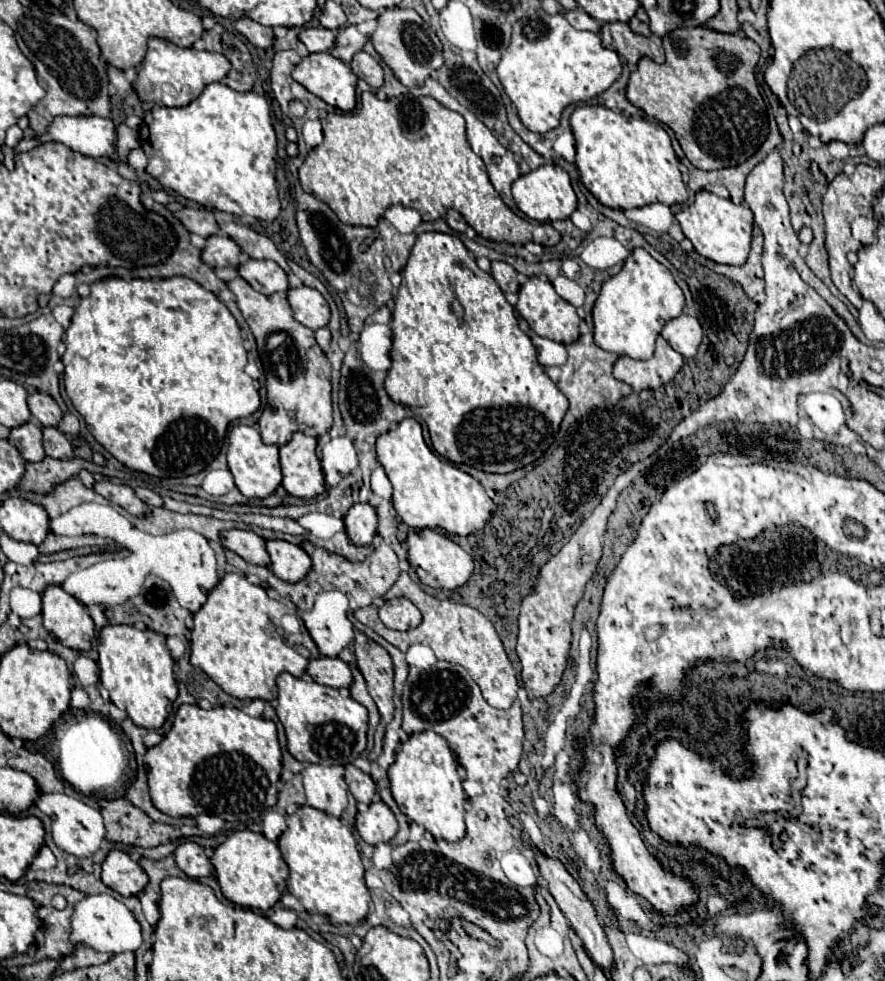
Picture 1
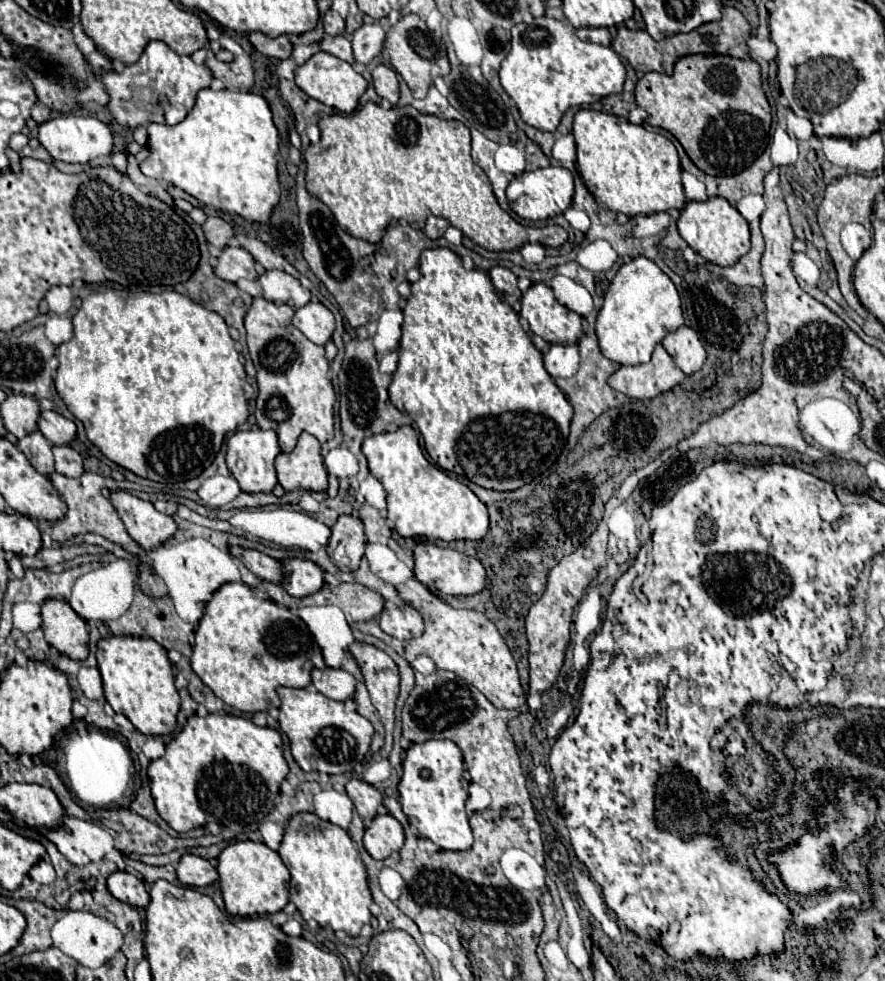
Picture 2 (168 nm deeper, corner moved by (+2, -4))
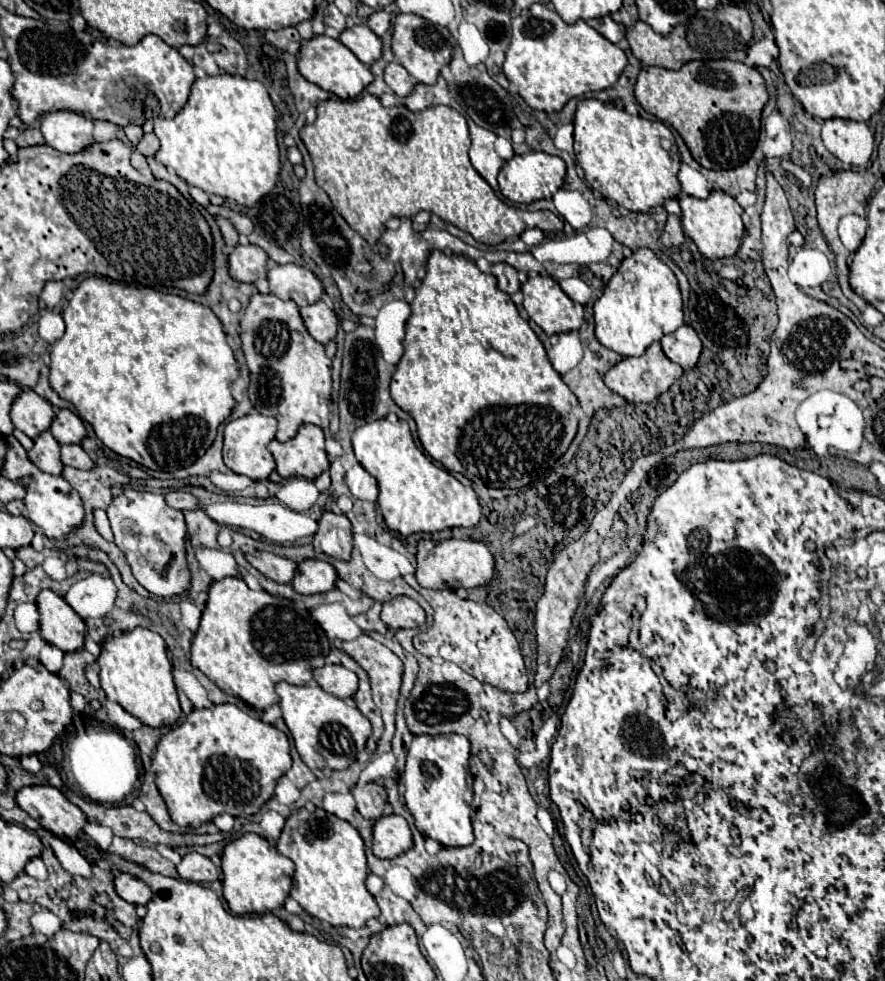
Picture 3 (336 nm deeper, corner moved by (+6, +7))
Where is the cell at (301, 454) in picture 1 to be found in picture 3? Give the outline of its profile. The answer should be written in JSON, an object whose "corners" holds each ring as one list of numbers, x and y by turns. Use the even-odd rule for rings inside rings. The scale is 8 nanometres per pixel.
{"corners":[[304,424,298,434,288,442,272,440,268,444,276,460,276,472,282,478,300,476,316,480,328,466,328,456,324,450,324,432,318,426]]}

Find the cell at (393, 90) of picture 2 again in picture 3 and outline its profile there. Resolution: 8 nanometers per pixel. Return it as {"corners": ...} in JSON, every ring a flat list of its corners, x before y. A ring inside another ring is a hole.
{"corners":[[390,62,384,68,384,82,398,94,398,96,408,96,412,88,416,86,416,80,404,70,404,66]]}

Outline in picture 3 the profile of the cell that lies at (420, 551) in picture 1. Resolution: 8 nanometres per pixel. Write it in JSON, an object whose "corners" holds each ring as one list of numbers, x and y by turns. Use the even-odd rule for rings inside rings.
{"corners":[[420,540,416,552,416,580,424,588,474,588,488,584,494,572,494,558,482,542,474,540]]}

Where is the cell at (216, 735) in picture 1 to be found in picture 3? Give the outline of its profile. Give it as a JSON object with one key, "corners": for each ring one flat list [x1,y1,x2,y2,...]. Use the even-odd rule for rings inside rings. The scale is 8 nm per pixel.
{"corners":[[218,704,204,710,192,710,186,720,164,734,158,742,156,756,152,760,152,770,156,776,156,786,168,806,172,820,178,826,198,828,210,822,218,814,230,814,236,818,256,814,274,794,274,786,282,774,292,766,290,742,284,732,276,726,252,718,234,704]]}

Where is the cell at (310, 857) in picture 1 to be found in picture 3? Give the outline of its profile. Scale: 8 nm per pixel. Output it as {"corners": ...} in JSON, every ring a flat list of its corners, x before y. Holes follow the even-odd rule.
{"corners":[[300,808,298,812,290,814,286,818,286,826,282,830,280,840,276,842,276,848,282,856,290,858,294,862,294,884,290,890,290,896,312,916,330,922,332,926,348,926,348,928,360,928,370,918,380,916,380,908,374,900,374,896,366,890,364,880,368,876,368,864,364,854,364,842,354,826,348,822,336,818,334,814,328,814,320,808,320,812,308,812,306,808]]}

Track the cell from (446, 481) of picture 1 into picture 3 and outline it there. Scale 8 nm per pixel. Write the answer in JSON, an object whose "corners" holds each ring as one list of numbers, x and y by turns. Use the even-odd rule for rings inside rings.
{"corners":[[386,418,368,422,360,428,356,428,356,432,352,434,352,446,354,446,358,462,378,480,378,488,380,488,378,504,380,504,384,522,390,530,400,532,402,536,410,536,414,532,438,532,438,530,454,528,454,526,470,528,480,522,482,514,480,514,480,504,478,504,476,492,470,486,464,486,462,482,458,482,448,470,434,466,434,462,422,450,416,448,408,422,404,422,404,420,390,422]]}

